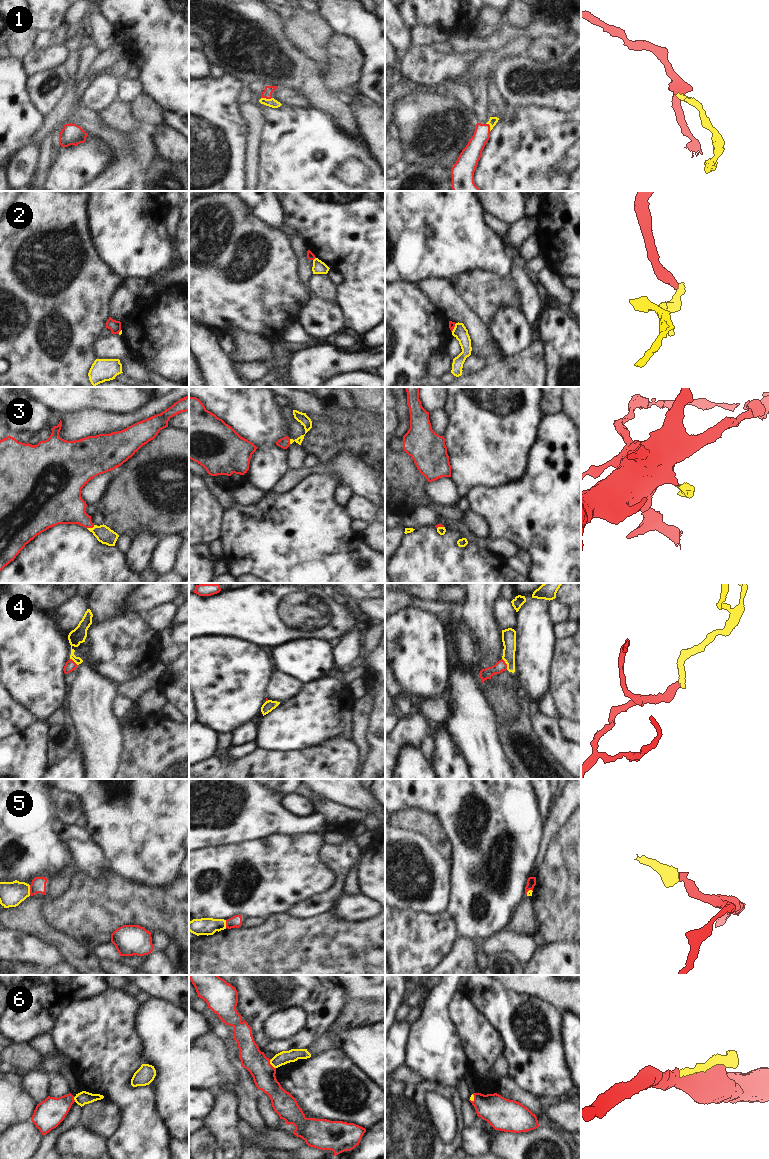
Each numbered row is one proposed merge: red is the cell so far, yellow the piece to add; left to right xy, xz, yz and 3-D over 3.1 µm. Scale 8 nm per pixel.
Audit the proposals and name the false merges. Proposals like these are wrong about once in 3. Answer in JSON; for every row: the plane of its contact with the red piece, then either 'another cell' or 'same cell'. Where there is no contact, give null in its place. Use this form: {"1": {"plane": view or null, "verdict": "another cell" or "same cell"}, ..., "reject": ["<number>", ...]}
{"1": {"plane": "yz", "verdict": "same cell"}, "2": {"plane": "xz", "verdict": "another cell"}, "3": {"plane": "xy", "verdict": "same cell"}, "4": {"plane": "yz", "verdict": "same cell"}, "5": {"plane": "xy", "verdict": "another cell"}, "6": {"plane": "xz", "verdict": "another cell"}, "reject": ["2", "5", "6"]}

